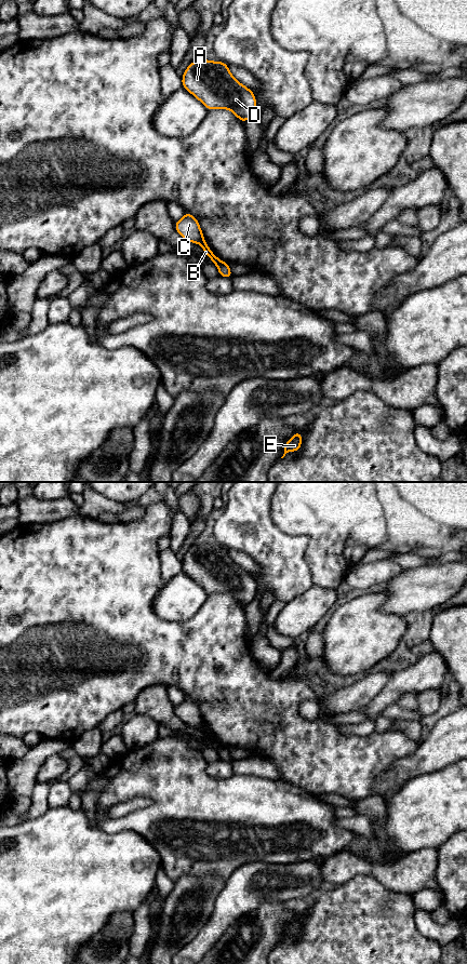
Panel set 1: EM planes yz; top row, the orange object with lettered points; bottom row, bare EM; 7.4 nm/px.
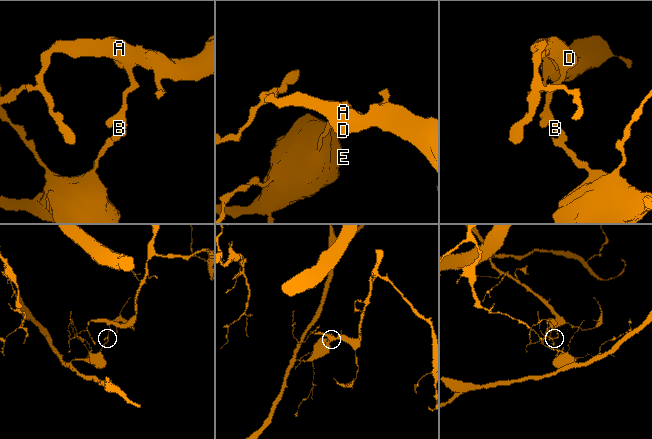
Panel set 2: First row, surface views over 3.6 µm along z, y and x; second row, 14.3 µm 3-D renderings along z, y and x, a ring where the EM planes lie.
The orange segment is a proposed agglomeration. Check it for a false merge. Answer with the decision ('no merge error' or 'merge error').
merge error

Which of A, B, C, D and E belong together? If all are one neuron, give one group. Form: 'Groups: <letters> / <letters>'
Groups: A B C D / E

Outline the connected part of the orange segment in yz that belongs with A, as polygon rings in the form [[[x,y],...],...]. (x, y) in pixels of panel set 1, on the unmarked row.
[[[195,544],[184,555],[182,571],[200,585],[206,594],[229,593],[243,607],[256,597],[256,580],[230,557],[226,547]]]

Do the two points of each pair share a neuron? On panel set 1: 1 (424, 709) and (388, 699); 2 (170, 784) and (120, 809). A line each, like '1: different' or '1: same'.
1: different
2: different

